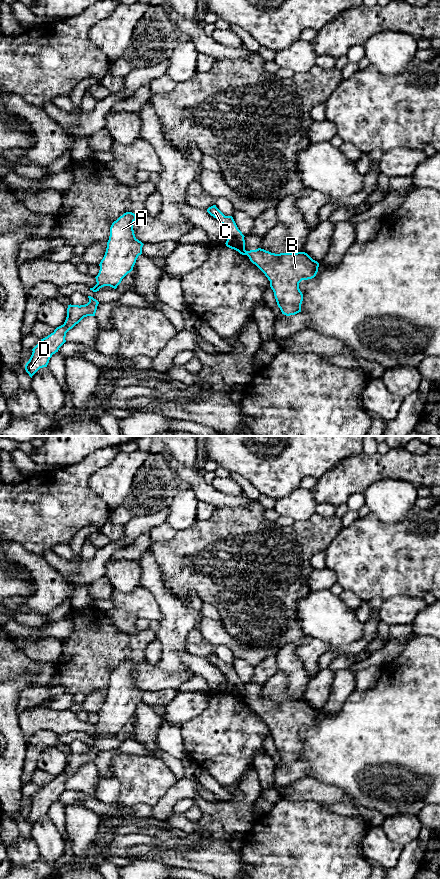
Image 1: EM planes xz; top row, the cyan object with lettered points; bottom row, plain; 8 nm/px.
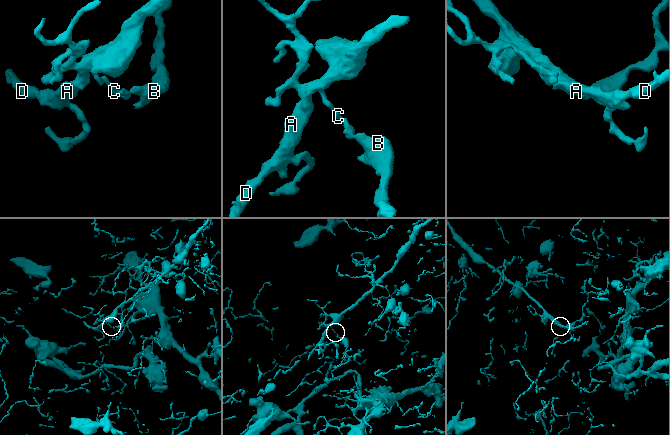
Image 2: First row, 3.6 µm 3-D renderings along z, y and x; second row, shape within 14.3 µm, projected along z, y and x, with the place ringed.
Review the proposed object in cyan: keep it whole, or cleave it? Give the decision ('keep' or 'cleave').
cleave

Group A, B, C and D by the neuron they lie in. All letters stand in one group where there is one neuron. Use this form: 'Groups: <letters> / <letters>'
Groups: A C D / B

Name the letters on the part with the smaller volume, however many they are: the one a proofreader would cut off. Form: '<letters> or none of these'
A, C, D

